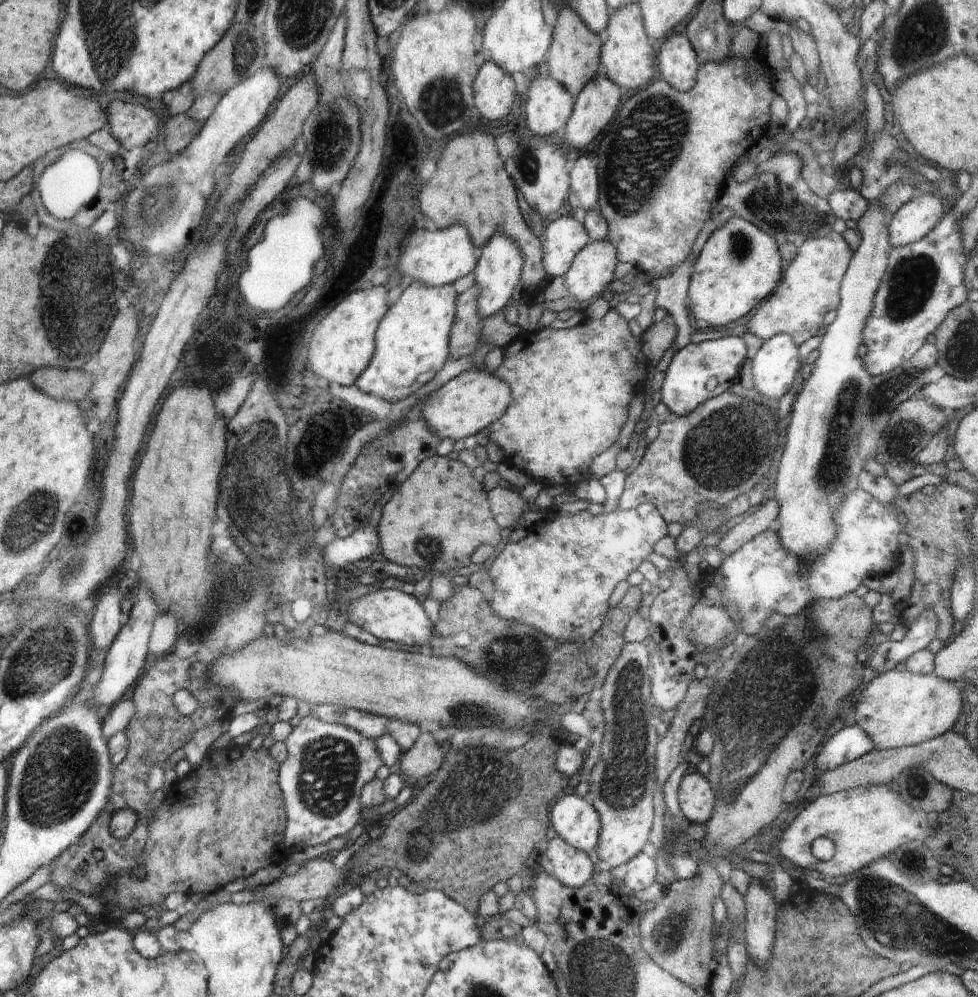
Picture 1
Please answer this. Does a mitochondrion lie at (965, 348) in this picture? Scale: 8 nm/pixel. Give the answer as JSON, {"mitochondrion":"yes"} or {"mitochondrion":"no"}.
{"mitochondrion":"yes"}

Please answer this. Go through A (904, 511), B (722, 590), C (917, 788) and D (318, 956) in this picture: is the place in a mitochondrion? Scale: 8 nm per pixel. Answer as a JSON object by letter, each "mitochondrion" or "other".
{"A":"other","B":"other","C":"mitochondrion","D":"other"}

